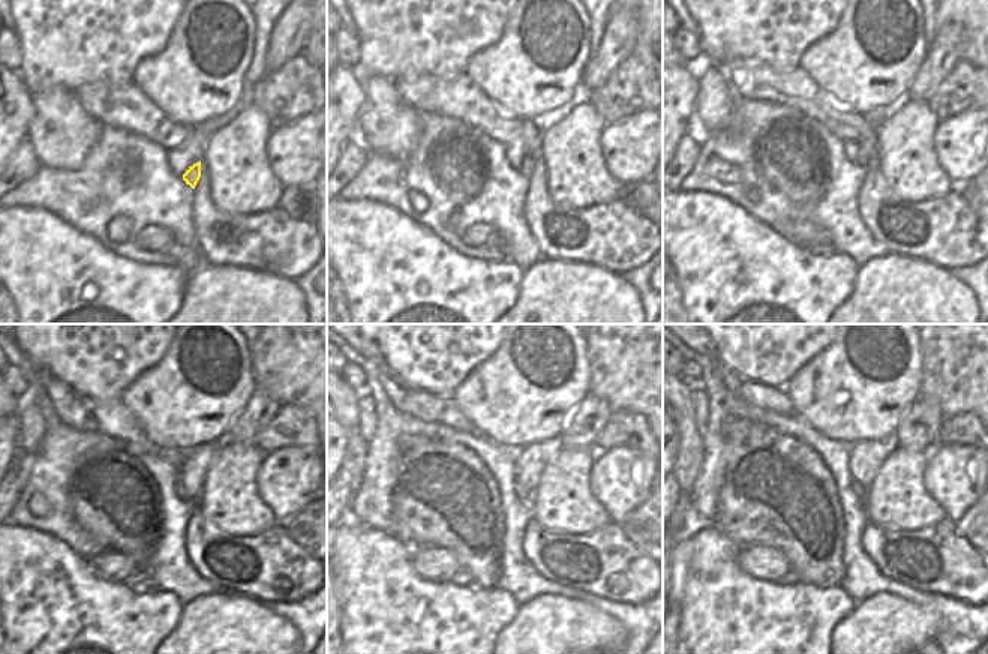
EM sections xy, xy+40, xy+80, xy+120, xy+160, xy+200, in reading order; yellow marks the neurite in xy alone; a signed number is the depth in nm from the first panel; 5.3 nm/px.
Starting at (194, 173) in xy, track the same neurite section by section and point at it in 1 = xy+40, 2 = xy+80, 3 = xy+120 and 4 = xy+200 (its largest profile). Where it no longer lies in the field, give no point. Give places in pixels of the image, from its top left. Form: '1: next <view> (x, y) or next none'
1: next xy+40 (528, 162)
2: next xy+80 (867, 146)
3: next xy+120 (194, 468)
4: next xy+200 (865, 458)

